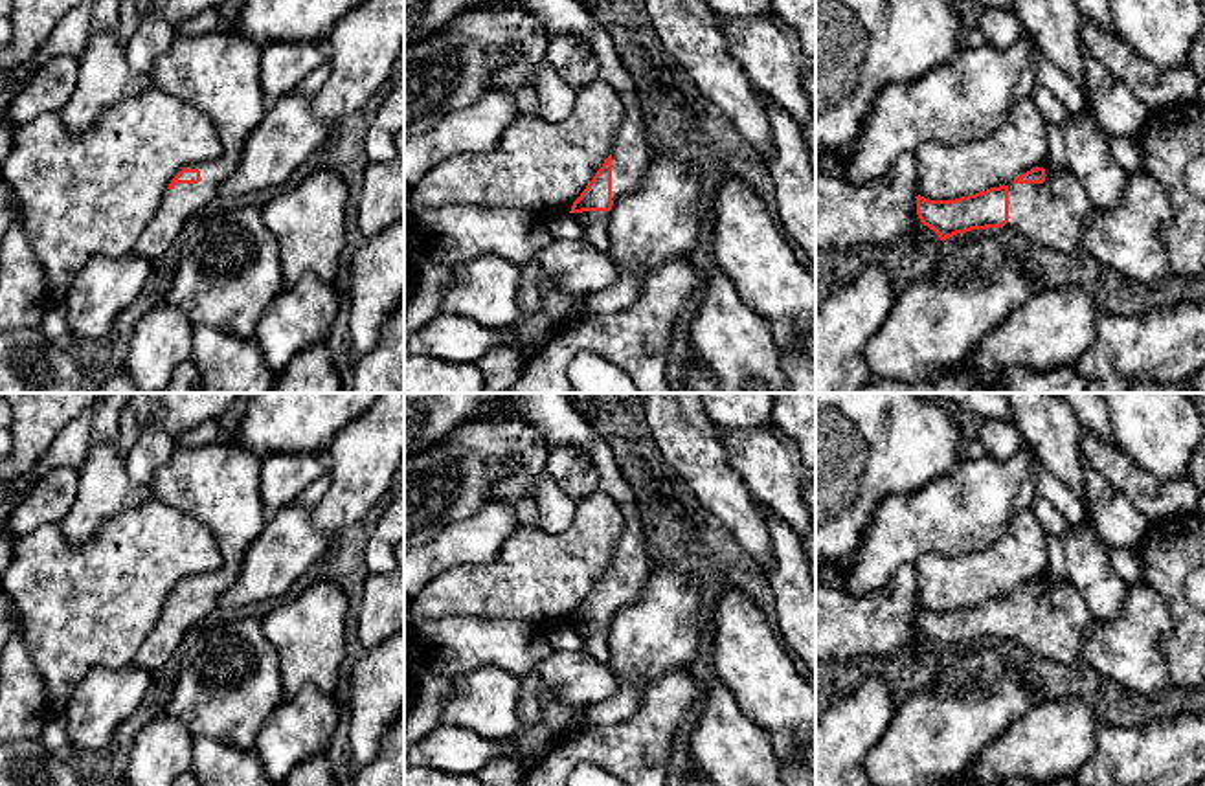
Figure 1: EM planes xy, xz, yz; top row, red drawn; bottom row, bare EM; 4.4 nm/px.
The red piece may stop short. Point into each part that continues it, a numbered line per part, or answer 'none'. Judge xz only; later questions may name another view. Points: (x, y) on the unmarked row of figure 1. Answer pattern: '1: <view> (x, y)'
1: xz (428, 417)

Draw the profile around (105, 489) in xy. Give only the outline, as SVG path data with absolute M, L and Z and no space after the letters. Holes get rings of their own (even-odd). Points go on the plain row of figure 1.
M96 441L86 448L75 500L61 522L72 542L88 540L112 516L154 500L149 487L136 485L127 474L118 441Z

